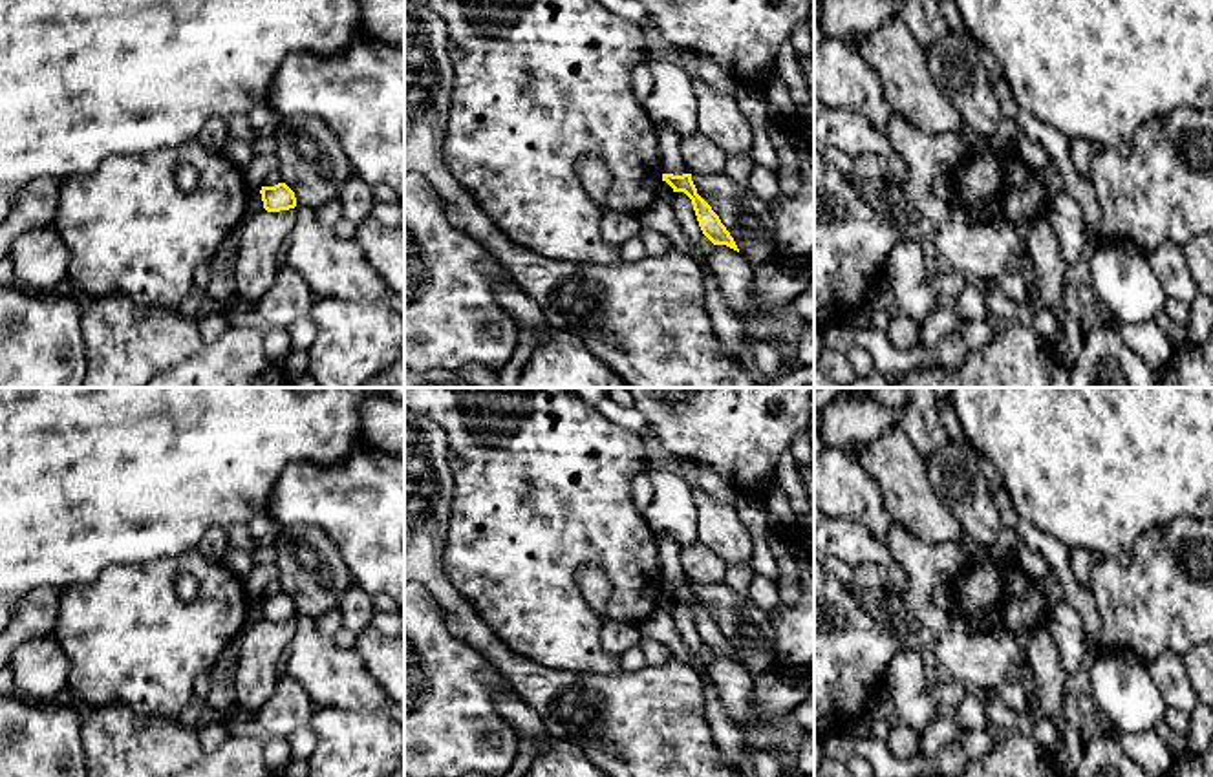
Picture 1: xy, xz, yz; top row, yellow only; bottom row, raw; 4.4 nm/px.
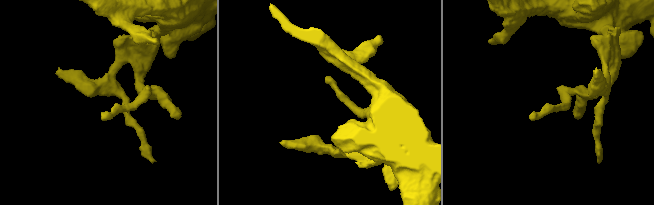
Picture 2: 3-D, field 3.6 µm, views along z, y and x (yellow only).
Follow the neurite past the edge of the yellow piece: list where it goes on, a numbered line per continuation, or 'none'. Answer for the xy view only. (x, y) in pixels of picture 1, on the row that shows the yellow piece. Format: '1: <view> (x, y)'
none

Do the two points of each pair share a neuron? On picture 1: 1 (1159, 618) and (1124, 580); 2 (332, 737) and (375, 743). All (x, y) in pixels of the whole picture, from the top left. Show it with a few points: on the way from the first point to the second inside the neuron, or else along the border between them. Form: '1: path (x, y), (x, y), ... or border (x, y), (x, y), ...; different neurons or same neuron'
1: path (1153, 609), (1133, 589); same neuron
2: path (343, 737), (350, 743), (364, 743); same neuron

